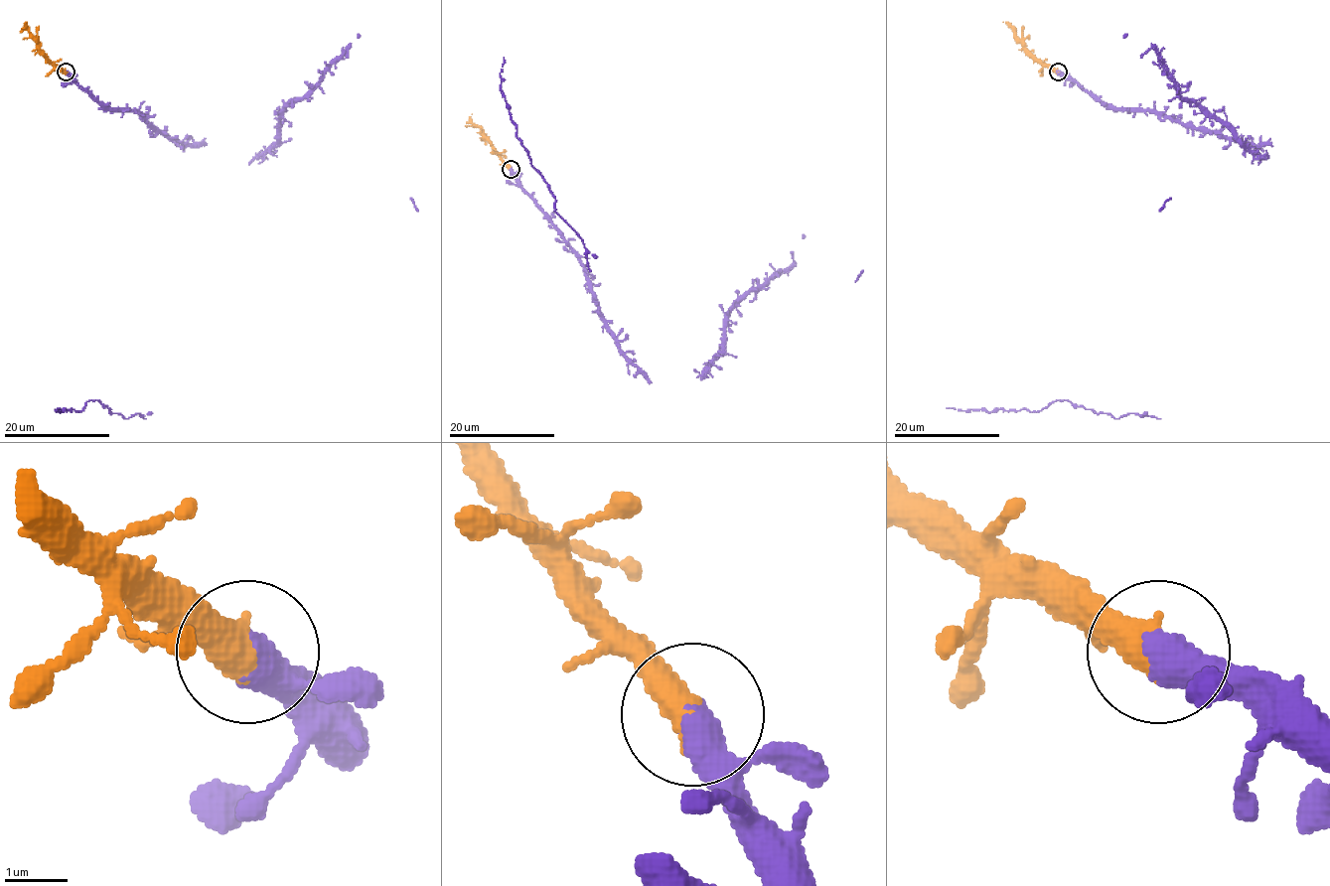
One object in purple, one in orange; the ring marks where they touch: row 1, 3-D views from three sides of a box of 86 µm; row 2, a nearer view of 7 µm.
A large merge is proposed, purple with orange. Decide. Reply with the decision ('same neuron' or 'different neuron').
same neuron

